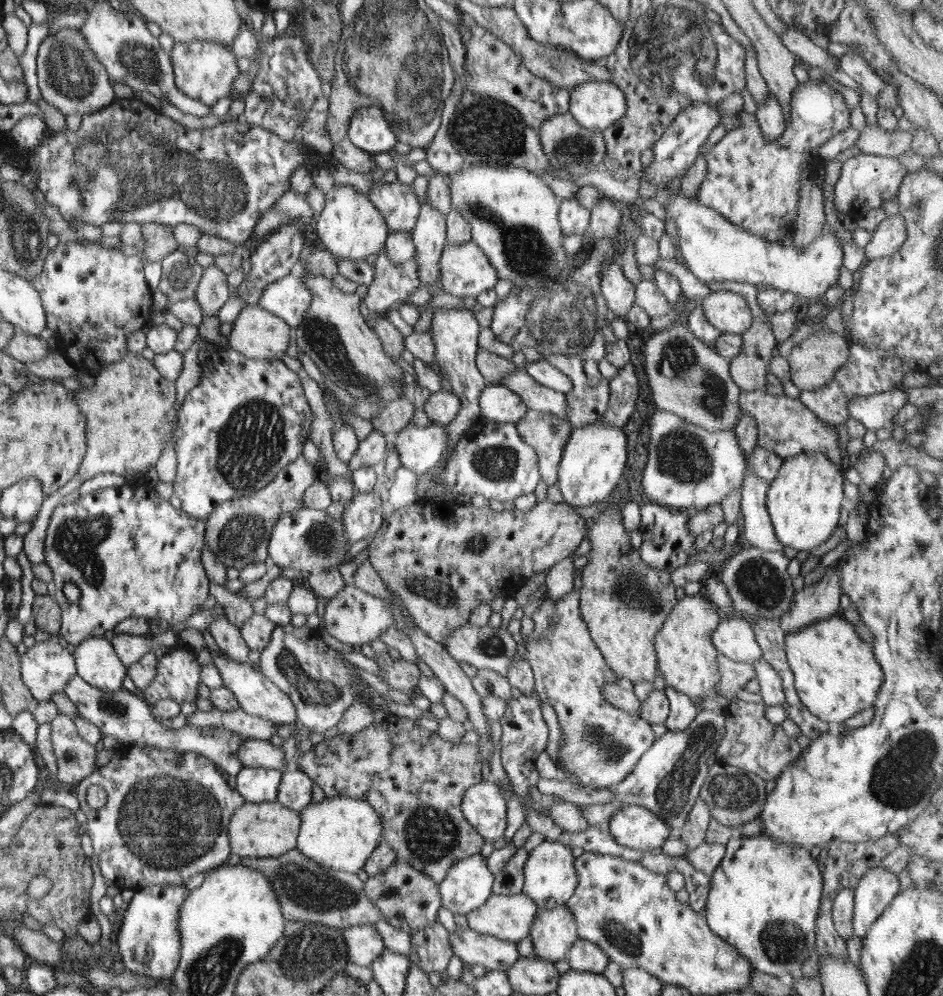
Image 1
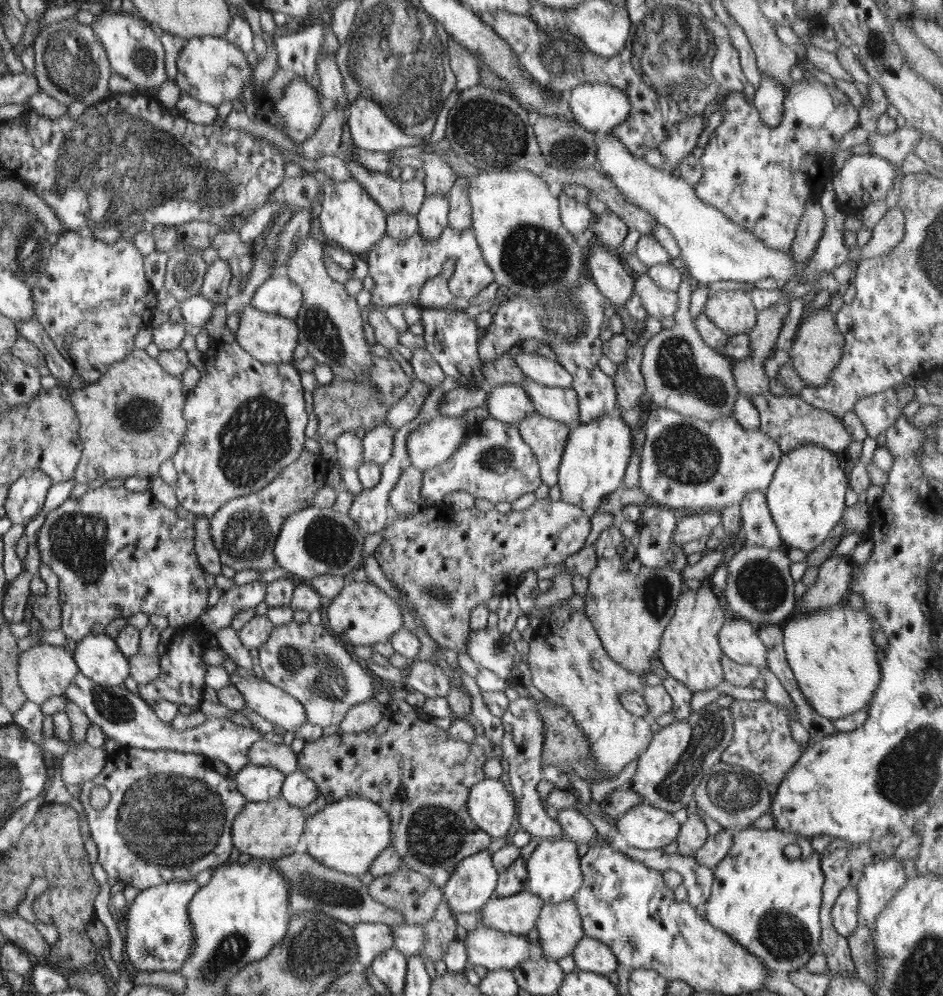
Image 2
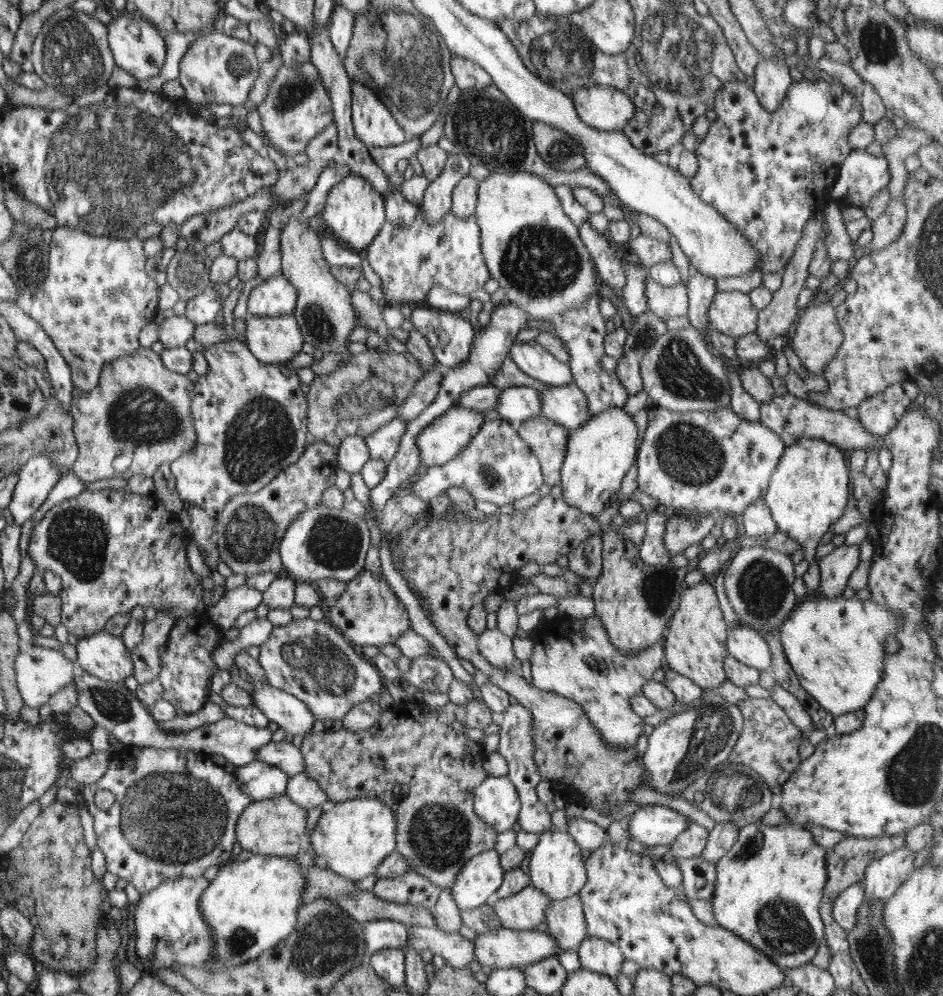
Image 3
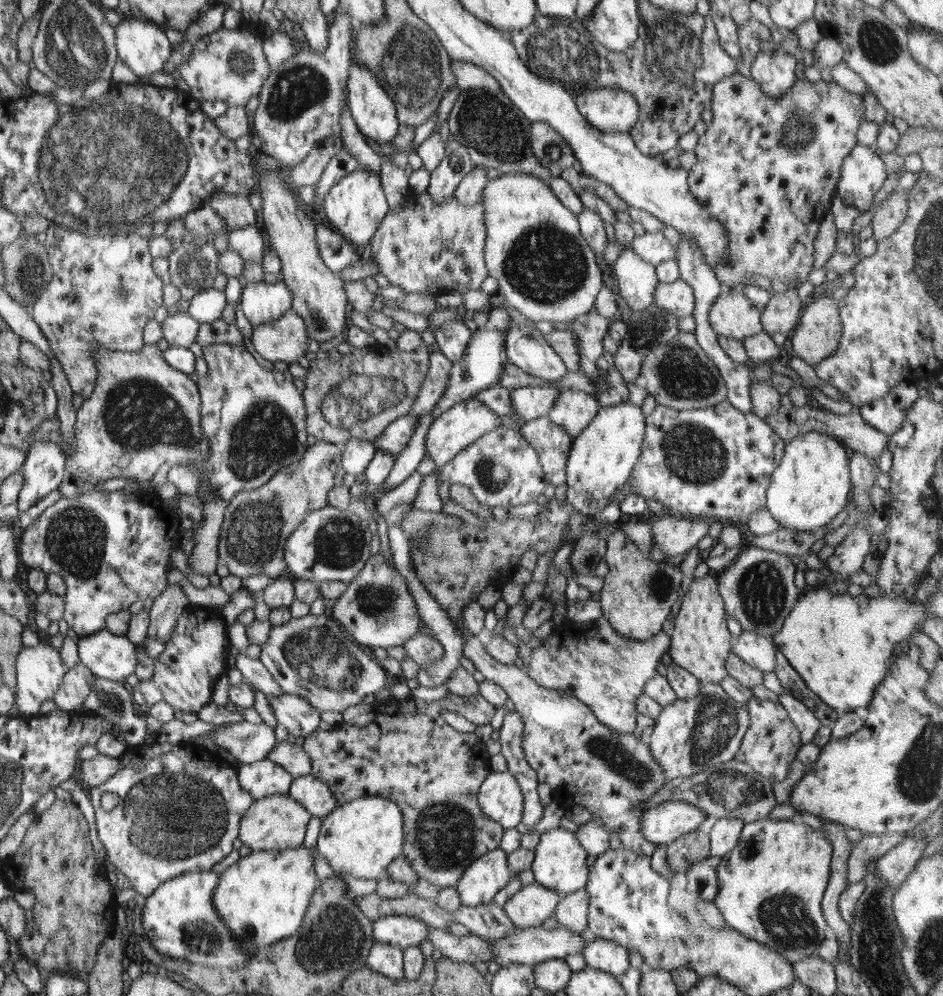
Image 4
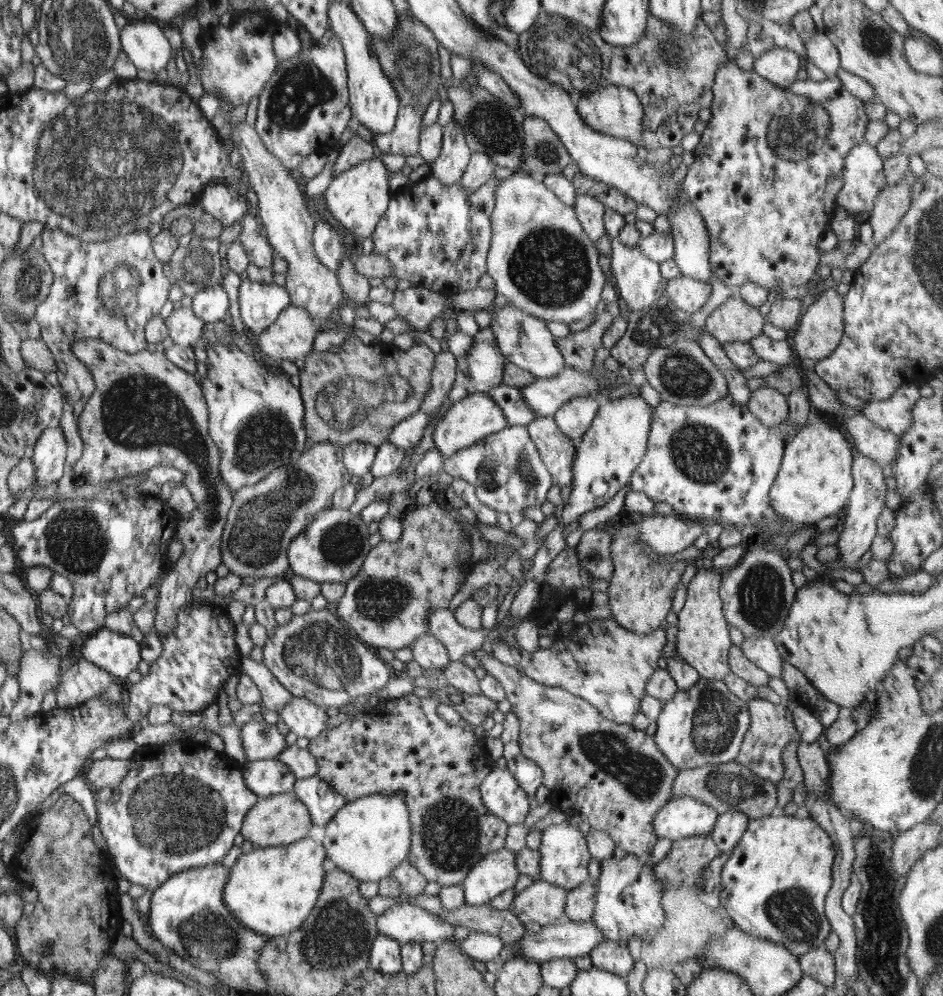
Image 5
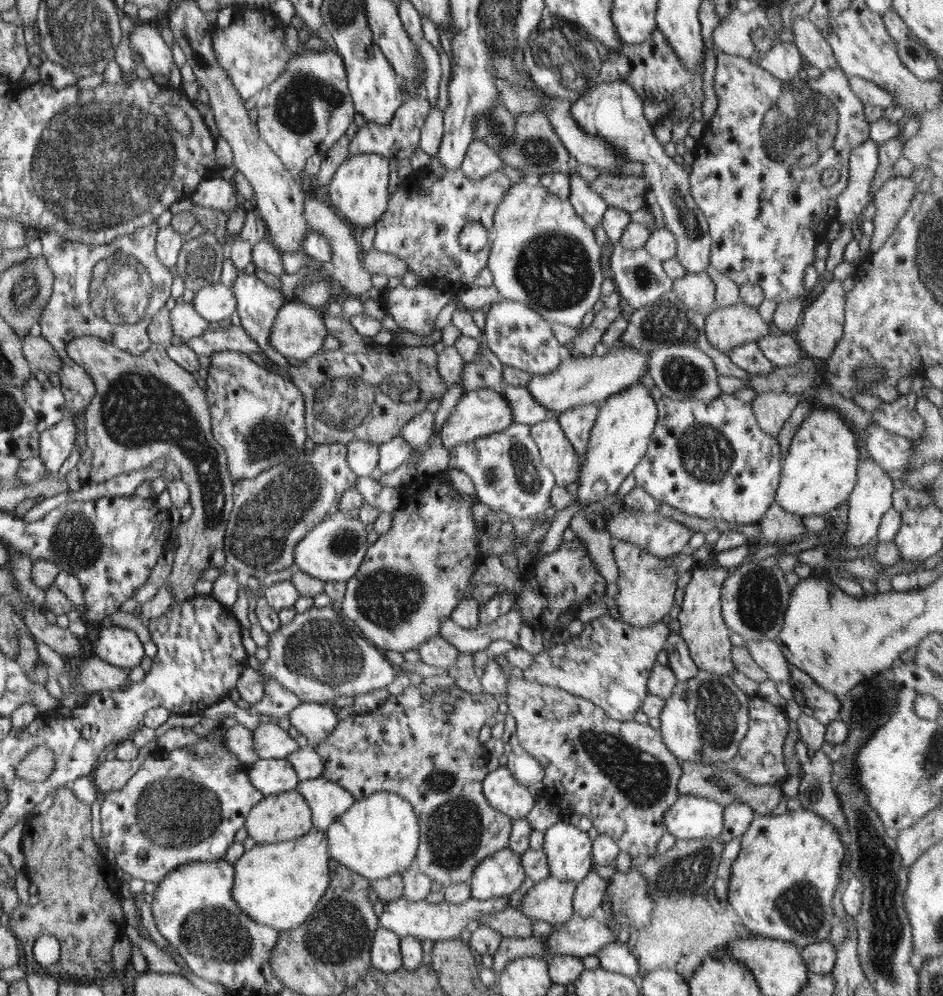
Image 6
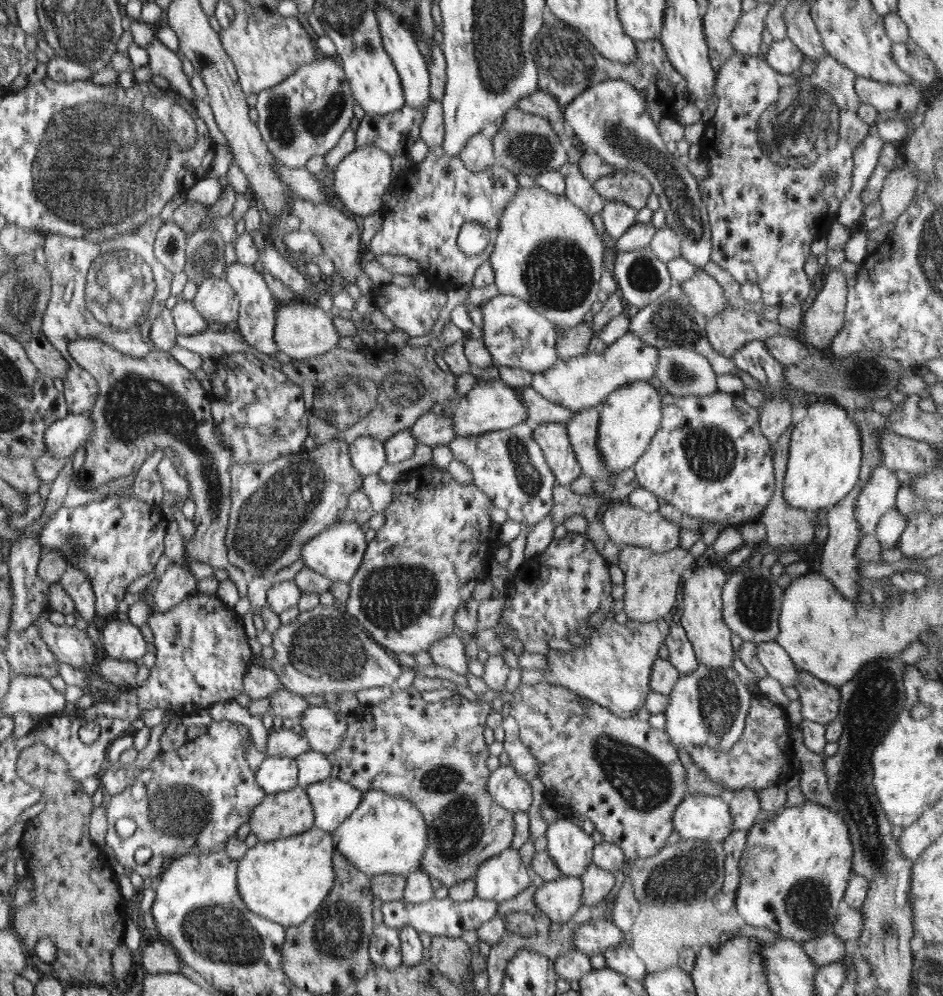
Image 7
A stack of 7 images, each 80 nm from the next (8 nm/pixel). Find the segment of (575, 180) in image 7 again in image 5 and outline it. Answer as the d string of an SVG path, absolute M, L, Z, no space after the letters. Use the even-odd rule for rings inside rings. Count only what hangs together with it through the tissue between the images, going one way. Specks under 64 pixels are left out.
M576 193L573 208L588 238L592 239L592 244L596 246L598 239L606 235L603 223L605 205L589 194Z

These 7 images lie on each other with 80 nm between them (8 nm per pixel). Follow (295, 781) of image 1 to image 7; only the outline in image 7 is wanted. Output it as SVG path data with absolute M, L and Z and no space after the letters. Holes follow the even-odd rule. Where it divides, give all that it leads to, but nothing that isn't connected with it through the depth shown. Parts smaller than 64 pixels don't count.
M330 777L305 789L313 806L314 826L330 832L347 820L363 798L362 791L348 782Z

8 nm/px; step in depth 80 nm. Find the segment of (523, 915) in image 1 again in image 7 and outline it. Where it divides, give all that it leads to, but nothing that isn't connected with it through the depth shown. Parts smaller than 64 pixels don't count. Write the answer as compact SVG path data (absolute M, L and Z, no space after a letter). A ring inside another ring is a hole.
M561 875L556 880L545 881L534 895L536 906L556 923L568 922L583 905L581 877Z

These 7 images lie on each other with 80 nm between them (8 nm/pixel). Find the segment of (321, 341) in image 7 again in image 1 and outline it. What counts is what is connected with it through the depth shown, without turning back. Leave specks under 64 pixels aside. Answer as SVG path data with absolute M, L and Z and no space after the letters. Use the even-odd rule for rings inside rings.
M259 305L243 308L232 325L226 344L253 359L282 358L294 332L284 320Z

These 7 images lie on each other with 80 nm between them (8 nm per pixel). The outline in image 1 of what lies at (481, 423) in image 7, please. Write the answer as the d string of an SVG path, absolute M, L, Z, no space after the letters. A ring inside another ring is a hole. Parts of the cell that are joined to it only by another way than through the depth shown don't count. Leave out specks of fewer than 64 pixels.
M434 423L426 427L409 425L392 437L401 466L416 474L432 470L446 454L449 432L445 425Z

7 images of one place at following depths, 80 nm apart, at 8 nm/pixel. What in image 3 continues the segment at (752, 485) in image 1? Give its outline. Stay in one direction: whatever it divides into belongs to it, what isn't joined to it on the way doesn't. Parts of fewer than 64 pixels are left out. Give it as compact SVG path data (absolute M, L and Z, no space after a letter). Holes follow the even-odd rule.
M764 497L751 502L748 508L739 516L741 533L752 538L768 540L779 529L771 516L771 510L765 503Z

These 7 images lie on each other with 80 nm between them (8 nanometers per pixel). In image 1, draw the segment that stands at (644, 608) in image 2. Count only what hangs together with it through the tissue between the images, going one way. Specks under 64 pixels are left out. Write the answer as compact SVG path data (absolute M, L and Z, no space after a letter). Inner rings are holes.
M610 507L610 509L606 509L606 511L602 511L599 514L598 519L588 521L588 536L590 542L592 544L592 548L589 551L589 563L584 567L584 571L582 572L582 588L579 596L579 609L581 617L584 619L586 626L588 627L590 636L593 638L595 645L602 656L605 658L605 661L608 663L608 666L613 670L613 673L619 678L619 680L623 680L623 684L625 681L630 682L630 687L638 682L643 680L652 682L654 677L656 676L656 672L658 672L657 668L657 656L654 646L654 639L656 633L664 626L664 621L668 618L668 615L672 612L674 605L677 603L676 599L676 587L672 582L671 574L665 573L664 570L654 569L653 566L648 566L644 561L641 560L639 556L639 551L636 550L636 546L632 546L632 542L629 539L628 532L623 525L623 516L620 511L616 511L614 507Z

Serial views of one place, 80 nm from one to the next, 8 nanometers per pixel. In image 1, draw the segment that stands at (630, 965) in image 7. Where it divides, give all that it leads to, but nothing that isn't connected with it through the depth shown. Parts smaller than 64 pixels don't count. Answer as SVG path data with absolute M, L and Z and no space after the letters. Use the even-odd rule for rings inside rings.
M578 938L572 943L566 960L572 971L603 974L608 966L609 956L598 945Z

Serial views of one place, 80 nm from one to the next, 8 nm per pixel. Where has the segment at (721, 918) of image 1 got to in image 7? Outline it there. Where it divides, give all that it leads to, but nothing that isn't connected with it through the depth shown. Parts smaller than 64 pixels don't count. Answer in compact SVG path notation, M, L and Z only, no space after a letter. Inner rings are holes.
M804 802L799 806L782 808L777 814L770 815L768 819L757 819L753 826L748 829L747 841L744 847L744 853L738 862L740 868L741 881L735 898L735 907L745 920L746 924L756 926L756 928L768 928L781 935L782 939L792 939L797 943L804 944L811 938L816 938L822 933L832 933L833 924L839 913L839 904L845 896L849 879L852 873L852 856L854 855L854 847L850 840L849 828L844 824L844 821L837 815L835 809L830 807L820 806L814 802Z

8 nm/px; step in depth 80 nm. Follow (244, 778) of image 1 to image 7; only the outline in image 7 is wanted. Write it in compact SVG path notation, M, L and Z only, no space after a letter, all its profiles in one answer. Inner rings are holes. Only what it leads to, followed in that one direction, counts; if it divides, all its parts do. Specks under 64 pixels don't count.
M266 757L254 780L265 794L280 793L298 786L298 766L295 759Z

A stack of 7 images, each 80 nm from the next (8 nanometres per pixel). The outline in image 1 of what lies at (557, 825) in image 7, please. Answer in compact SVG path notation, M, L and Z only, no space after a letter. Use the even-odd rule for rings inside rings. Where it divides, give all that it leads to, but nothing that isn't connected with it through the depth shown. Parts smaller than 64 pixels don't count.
M543 841L529 852L524 864L524 886L522 893L532 899L539 909L551 909L566 905L569 898L575 893L578 884L578 873L574 868L574 856L571 846L559 842Z

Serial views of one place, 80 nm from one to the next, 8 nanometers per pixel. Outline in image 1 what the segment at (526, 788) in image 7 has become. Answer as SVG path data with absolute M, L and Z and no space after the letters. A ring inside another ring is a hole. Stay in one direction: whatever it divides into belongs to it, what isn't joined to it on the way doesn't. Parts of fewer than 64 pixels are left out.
M483 782L466 790L461 809L466 820L486 843L493 843L506 830L506 800L495 782Z

